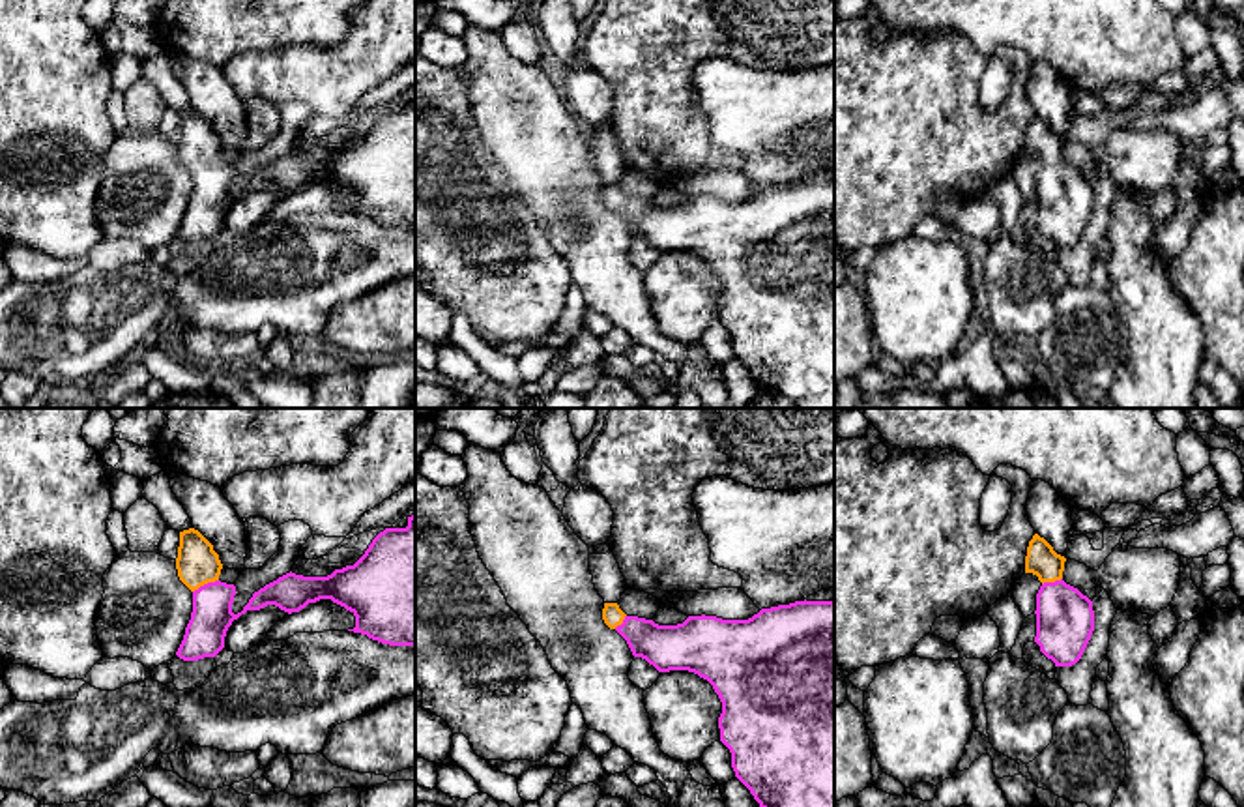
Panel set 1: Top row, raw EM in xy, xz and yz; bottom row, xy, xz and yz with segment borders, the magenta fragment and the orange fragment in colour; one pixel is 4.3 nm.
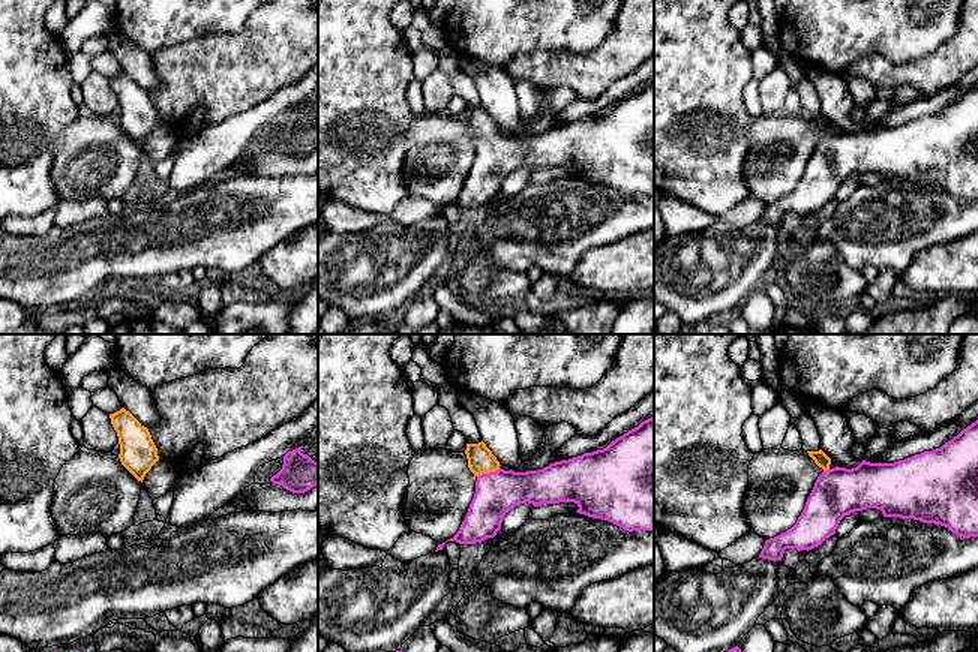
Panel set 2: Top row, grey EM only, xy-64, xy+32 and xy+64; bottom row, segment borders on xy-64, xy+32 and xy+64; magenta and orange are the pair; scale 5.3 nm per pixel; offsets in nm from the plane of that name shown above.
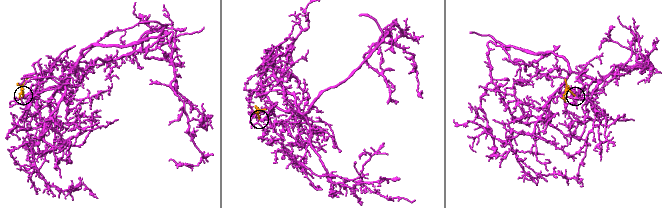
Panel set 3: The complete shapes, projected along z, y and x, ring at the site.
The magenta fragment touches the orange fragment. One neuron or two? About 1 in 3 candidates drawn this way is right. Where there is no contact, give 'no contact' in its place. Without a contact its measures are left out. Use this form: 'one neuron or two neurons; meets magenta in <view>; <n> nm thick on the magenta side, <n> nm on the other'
one neuron; meets magenta in xy; 180 nm thick on the magenta side, 180 nm on the other

